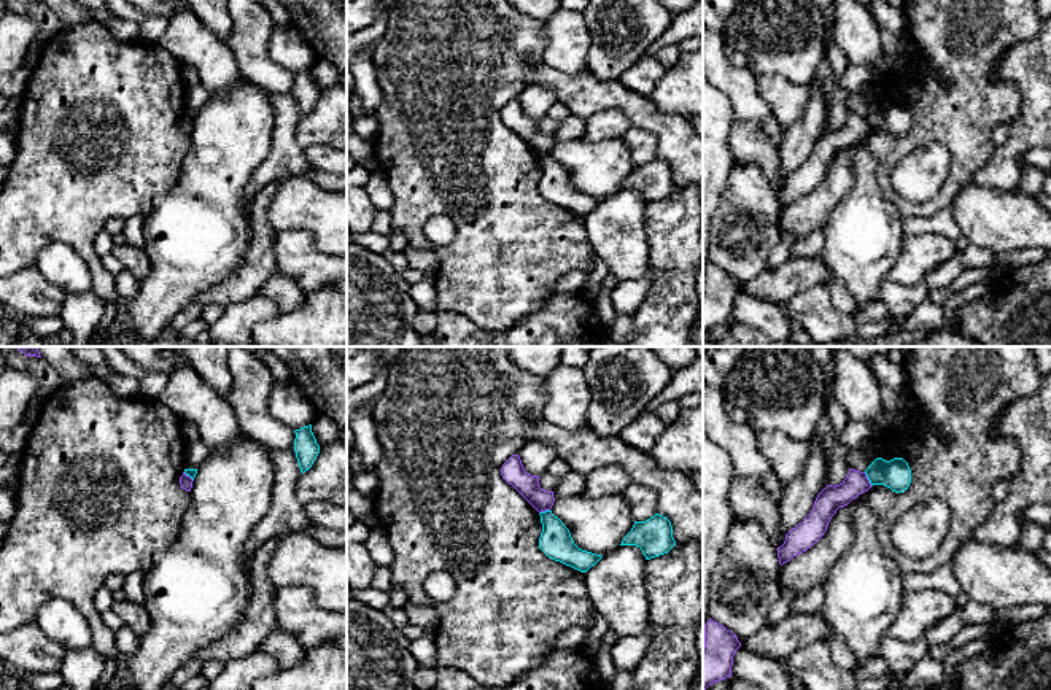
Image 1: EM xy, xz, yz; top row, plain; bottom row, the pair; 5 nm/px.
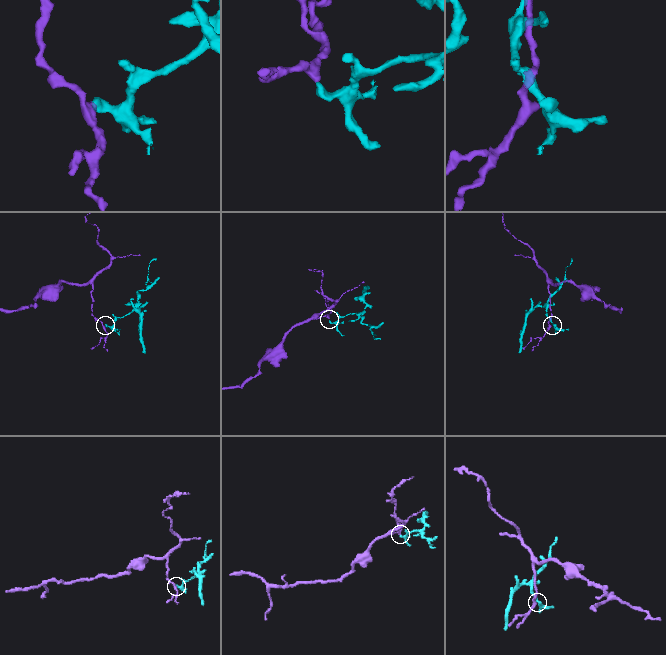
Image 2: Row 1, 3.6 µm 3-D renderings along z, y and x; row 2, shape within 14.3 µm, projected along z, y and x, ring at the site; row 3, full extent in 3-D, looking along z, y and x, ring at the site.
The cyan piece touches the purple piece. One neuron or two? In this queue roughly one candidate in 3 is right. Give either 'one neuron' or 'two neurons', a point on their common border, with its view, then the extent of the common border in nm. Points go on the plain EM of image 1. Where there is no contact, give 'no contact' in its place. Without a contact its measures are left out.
two neurons; contact yz (868, 123); length 80 nm

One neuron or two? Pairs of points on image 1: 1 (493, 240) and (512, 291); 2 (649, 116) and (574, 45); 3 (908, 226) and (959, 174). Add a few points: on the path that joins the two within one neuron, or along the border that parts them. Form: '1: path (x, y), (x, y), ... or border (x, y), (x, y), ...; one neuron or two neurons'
1: path (496, 253), (501, 263), (501, 279); one neuron
2: border (549, 67), (566, 73), (579, 73), (587, 69); two neurons
3: border (948, 204), (929, 217), (902, 218); two neurons

